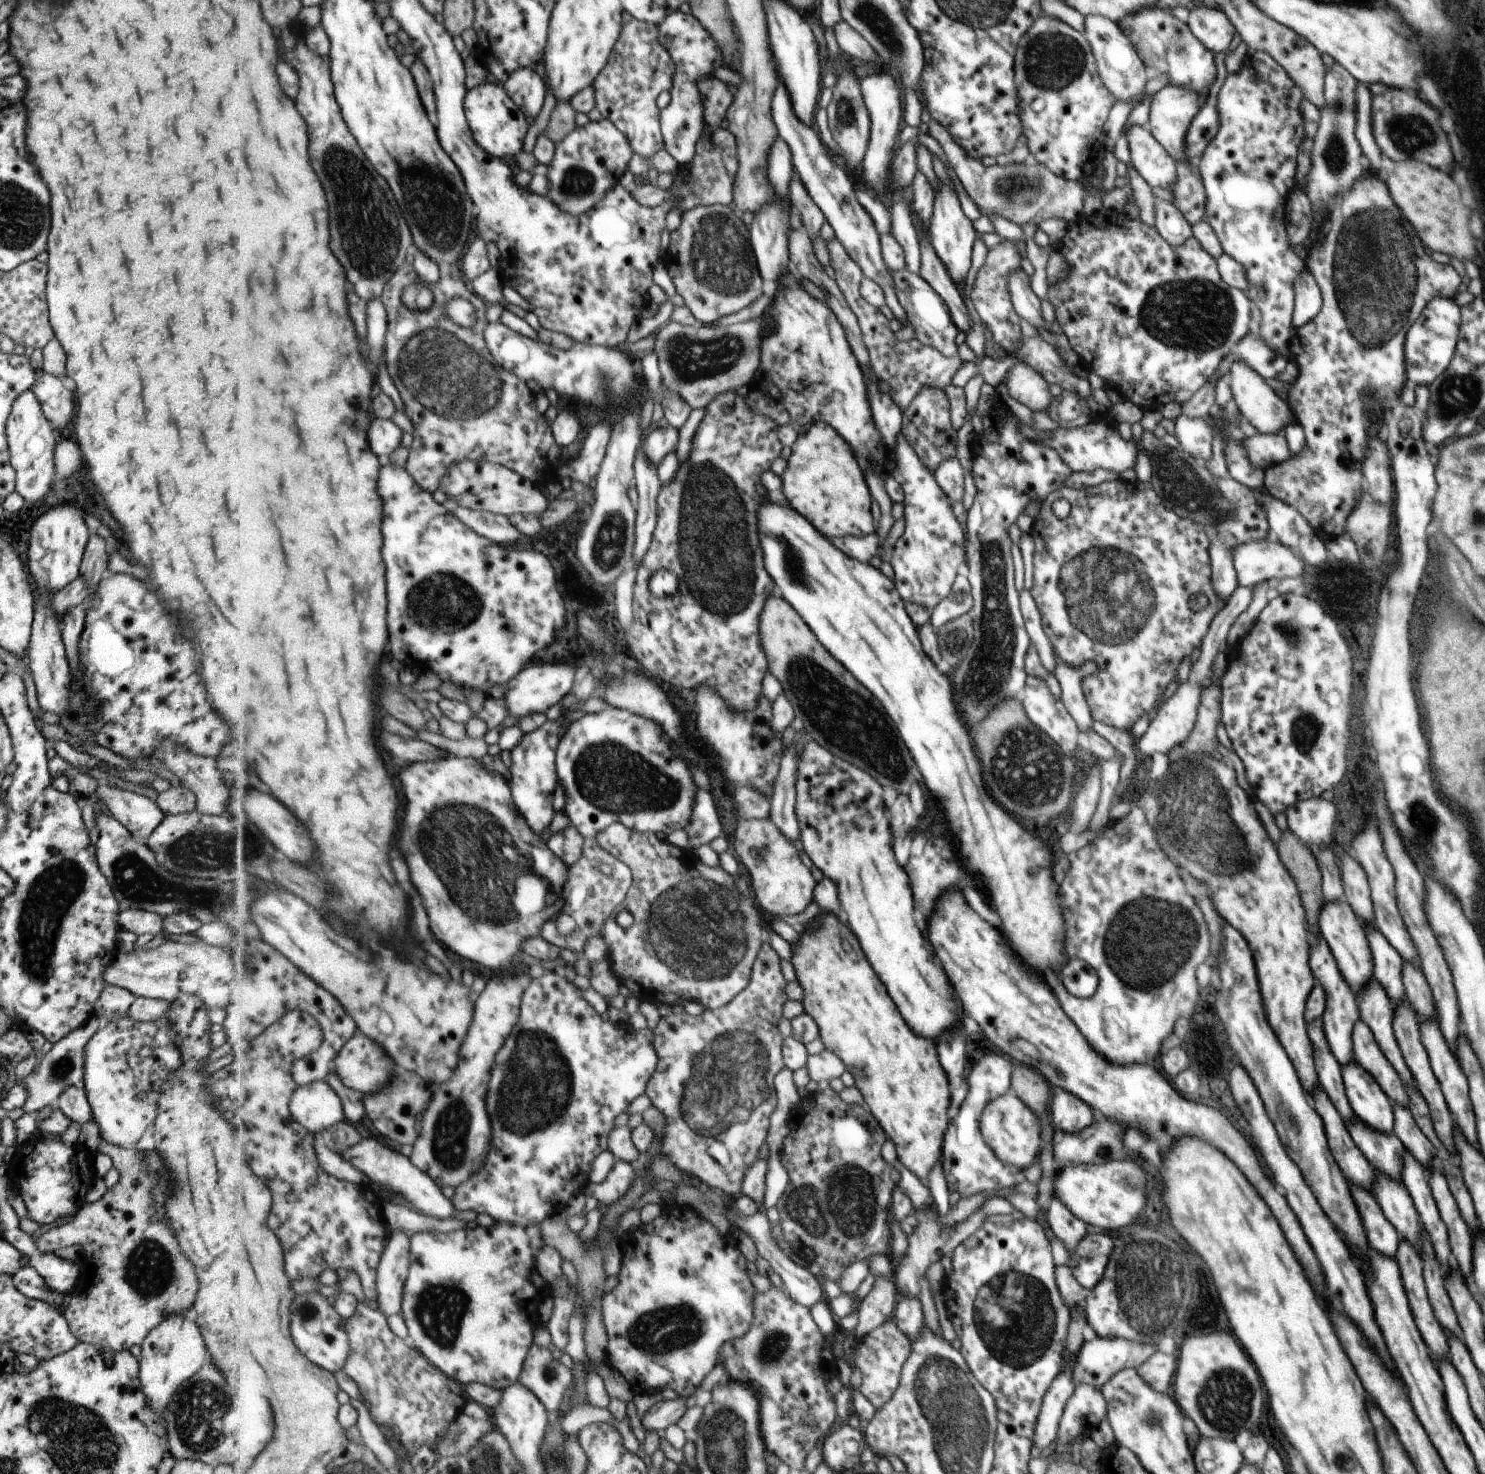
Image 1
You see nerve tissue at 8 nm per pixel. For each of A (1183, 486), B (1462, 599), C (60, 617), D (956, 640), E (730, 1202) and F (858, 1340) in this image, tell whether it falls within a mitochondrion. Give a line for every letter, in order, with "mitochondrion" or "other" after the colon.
A: mitochondrion
B: other
C: other
D: mitochondrion
E: other
F: other

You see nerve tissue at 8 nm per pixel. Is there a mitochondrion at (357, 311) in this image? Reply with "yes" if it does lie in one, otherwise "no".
no

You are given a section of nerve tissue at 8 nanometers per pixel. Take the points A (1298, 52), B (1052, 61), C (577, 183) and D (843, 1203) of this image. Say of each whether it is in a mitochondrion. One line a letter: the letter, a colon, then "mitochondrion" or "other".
A: other
B: mitochondrion
C: mitochondrion
D: mitochondrion

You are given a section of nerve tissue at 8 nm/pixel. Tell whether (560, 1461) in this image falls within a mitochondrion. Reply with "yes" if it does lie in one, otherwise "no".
yes

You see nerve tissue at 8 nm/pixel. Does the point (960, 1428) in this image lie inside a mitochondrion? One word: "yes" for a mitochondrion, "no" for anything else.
yes

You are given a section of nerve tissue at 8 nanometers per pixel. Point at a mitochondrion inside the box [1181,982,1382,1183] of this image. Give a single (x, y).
(1293, 1120)

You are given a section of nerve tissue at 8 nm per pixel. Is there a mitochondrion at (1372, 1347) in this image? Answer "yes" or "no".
no

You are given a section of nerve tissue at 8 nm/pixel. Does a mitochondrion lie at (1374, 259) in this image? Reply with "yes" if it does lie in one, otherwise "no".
yes

